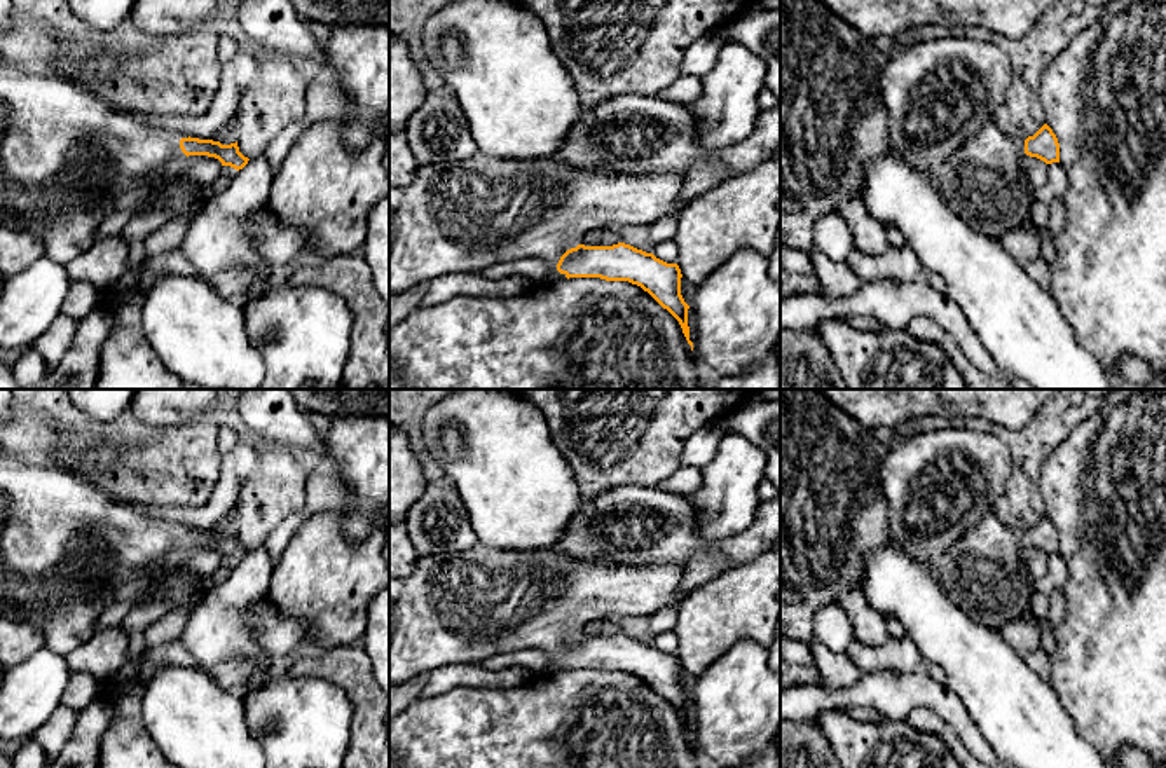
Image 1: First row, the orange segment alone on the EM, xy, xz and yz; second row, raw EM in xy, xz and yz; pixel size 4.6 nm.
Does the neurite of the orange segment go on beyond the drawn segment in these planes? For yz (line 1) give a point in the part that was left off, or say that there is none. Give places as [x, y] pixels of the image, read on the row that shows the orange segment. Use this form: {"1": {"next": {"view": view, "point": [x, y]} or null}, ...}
{"1": {"next": {"view": "yz", "point": [983, 182]}}}

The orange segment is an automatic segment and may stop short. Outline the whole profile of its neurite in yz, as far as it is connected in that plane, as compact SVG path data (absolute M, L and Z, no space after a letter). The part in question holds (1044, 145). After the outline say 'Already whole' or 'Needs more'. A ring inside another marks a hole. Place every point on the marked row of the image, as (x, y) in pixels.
M988 120L934 173L939 190L955 213L974 230L1000 237L1032 218L1035 189L1021 169L1025 155L1046 164L1060 162L1060 143L1044 124L1025 141Z. Needs more

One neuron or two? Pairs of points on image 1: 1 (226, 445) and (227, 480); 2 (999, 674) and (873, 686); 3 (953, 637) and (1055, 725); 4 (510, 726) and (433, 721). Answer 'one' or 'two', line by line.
1: two
2: two
3: one
4: one

